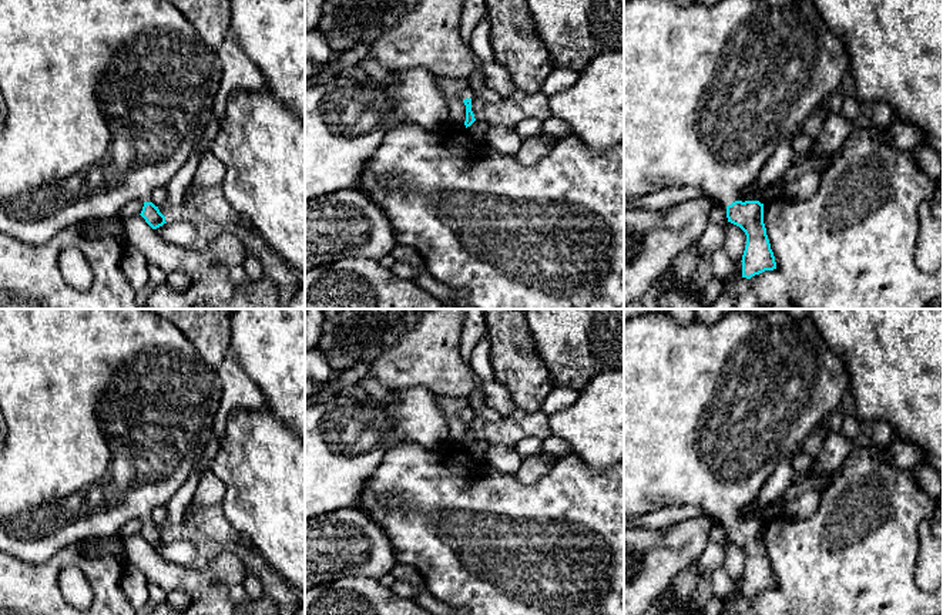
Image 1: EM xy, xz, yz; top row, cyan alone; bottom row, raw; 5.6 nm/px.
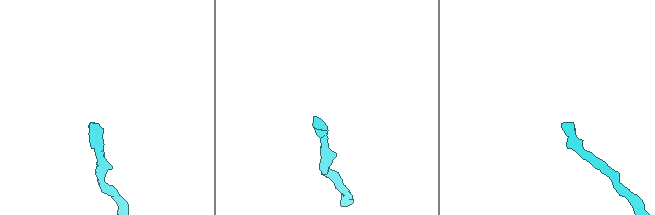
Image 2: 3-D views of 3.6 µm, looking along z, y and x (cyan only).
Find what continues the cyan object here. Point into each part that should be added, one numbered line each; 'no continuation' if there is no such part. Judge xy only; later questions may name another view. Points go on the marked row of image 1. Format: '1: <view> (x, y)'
1: xy (106, 100)

